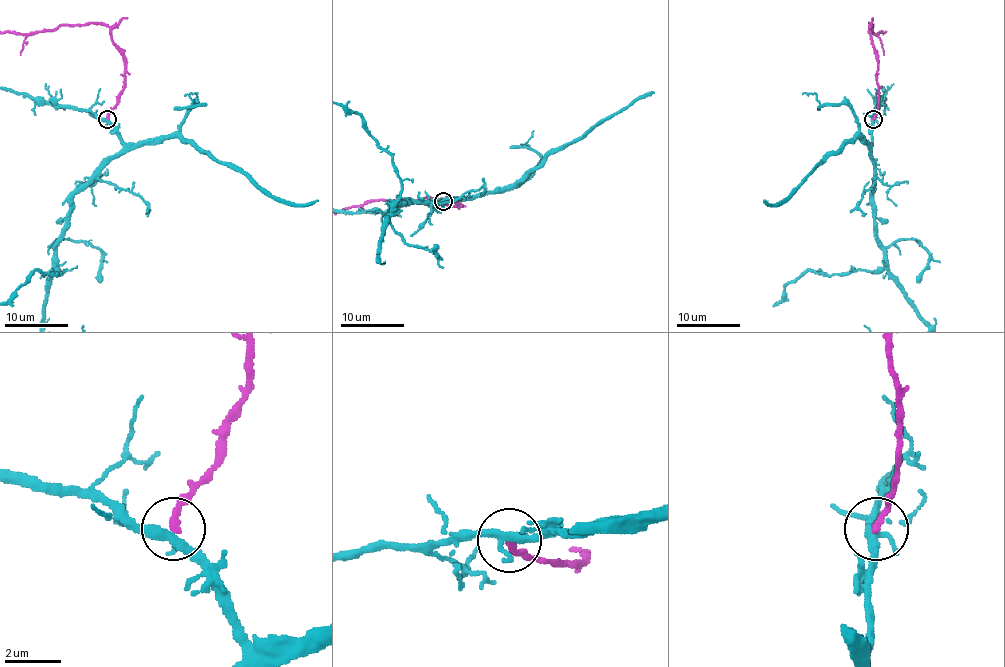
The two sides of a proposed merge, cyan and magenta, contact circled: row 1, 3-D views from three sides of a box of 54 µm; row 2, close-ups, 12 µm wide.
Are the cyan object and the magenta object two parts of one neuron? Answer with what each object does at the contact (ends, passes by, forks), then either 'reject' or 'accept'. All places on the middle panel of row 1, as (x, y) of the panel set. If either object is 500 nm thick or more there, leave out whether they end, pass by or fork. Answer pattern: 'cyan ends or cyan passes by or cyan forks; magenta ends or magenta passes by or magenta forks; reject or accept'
cyan forks; magenta ends; reject

